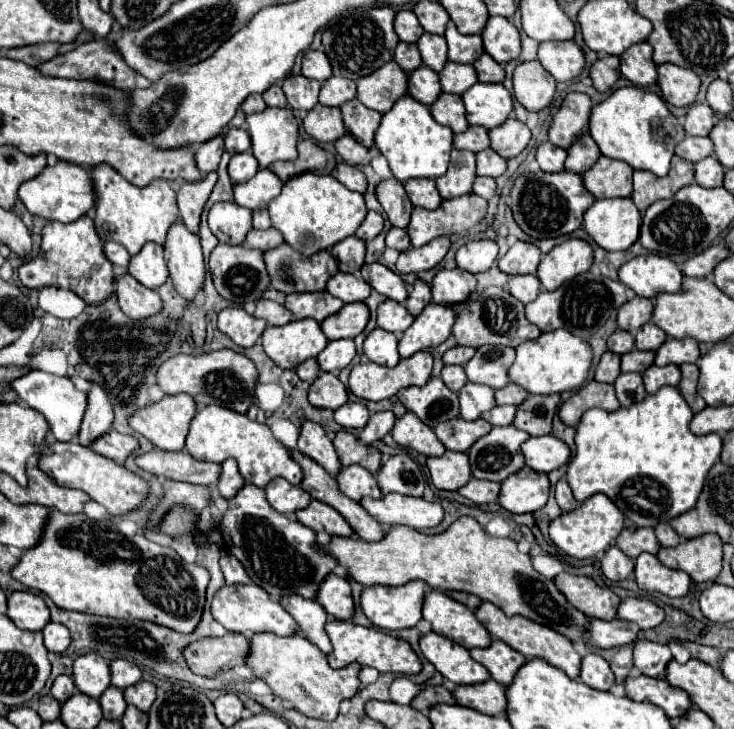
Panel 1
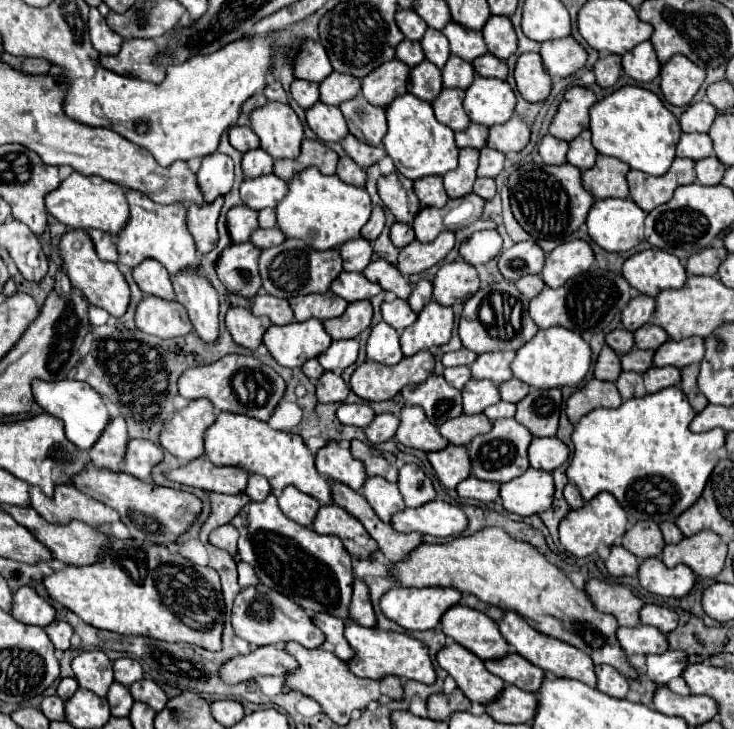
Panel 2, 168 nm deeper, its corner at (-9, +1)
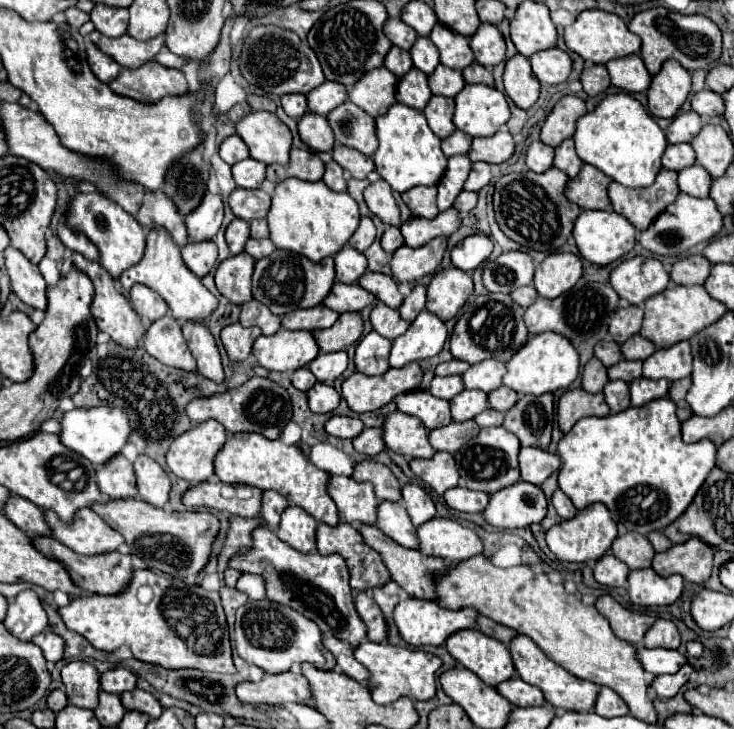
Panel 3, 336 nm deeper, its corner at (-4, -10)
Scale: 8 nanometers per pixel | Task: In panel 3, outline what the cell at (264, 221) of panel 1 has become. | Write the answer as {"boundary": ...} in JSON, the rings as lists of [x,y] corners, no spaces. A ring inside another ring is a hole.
{"boundary":[[[255,219],[255,221],[251,221],[249,225],[251,225],[251,237],[253,237],[253,239],[265,239],[265,237],[269,237],[267,219]]]}

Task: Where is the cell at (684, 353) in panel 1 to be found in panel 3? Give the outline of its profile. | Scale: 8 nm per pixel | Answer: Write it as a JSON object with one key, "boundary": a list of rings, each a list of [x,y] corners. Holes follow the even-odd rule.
{"boundary":[[[689,341],[671,345],[669,349],[657,349],[643,361],[643,377],[677,381],[691,375],[691,351]]]}

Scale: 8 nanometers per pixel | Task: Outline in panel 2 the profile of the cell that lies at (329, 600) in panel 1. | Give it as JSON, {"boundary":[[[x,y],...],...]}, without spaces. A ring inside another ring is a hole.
{"boundary":[[[354,580],[354,592],[352,592],[352,602],[350,602],[350,620],[354,620],[360,626],[374,626],[376,624],[370,596],[368,596],[366,584],[362,580]]]}

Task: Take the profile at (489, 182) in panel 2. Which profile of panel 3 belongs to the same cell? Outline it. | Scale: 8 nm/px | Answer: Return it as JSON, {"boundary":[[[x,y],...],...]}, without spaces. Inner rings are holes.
{"boundary":[[[461,191],[461,195],[457,195],[457,199],[455,199],[455,203],[453,203],[453,207],[455,207],[461,215],[469,213],[475,205],[477,205],[477,193],[471,193],[471,191]]]}

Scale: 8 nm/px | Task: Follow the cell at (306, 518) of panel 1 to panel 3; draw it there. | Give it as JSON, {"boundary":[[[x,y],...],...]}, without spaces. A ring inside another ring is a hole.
{"boundary":[[[321,523],[317,527],[317,549],[321,555],[341,555],[349,567],[349,573],[351,573],[351,589],[357,589],[357,591],[369,591],[369,589],[375,589],[375,587],[383,587],[391,577],[389,577],[389,571],[381,559],[381,555],[367,547],[361,533],[349,525],[349,523],[339,523],[337,527],[329,527],[325,523]]]}

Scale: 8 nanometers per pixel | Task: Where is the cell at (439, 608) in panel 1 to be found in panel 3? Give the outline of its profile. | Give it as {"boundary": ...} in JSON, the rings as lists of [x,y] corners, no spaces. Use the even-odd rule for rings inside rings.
{"boundary":[[[477,629],[453,633],[445,647],[465,669],[475,673],[489,687],[497,687],[497,683],[511,679],[515,673],[507,645]]]}

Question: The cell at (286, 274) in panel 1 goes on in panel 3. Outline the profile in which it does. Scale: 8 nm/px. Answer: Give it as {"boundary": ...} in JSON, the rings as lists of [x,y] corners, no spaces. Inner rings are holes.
{"boundary":[[[277,249],[277,251],[273,251],[273,255],[267,255],[265,259],[255,263],[253,297],[257,301],[261,301],[263,305],[267,305],[273,311],[273,315],[281,317],[299,307],[319,305],[331,291],[333,283],[335,283],[335,269],[333,269],[331,259],[313,263],[313,261],[305,259],[303,255]]]}

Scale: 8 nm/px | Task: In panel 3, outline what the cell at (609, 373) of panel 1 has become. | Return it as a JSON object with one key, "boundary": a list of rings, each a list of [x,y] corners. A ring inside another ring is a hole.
{"boundary":[[[597,357],[589,359],[589,363],[583,369],[583,377],[581,377],[583,389],[589,391],[589,393],[601,393],[607,381],[609,381],[607,367]]]}

